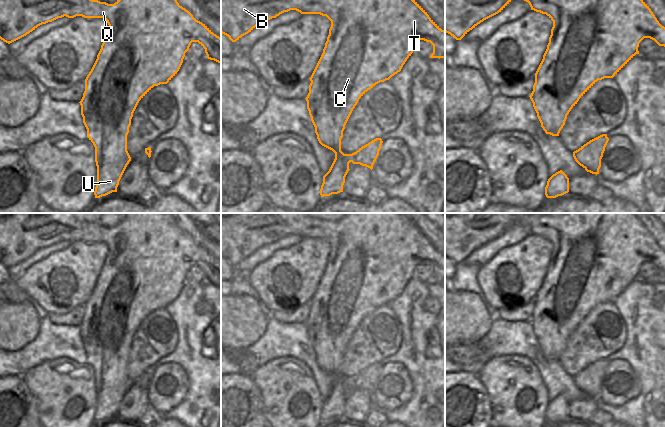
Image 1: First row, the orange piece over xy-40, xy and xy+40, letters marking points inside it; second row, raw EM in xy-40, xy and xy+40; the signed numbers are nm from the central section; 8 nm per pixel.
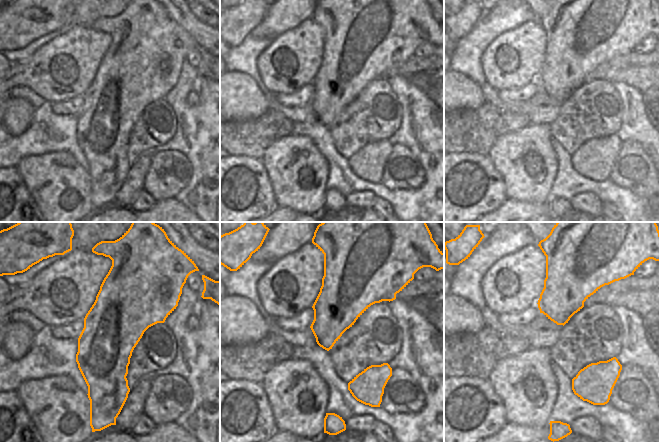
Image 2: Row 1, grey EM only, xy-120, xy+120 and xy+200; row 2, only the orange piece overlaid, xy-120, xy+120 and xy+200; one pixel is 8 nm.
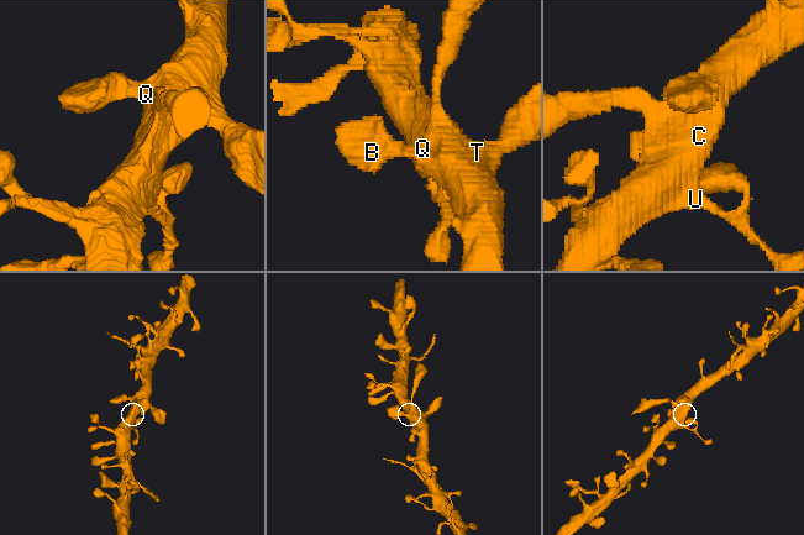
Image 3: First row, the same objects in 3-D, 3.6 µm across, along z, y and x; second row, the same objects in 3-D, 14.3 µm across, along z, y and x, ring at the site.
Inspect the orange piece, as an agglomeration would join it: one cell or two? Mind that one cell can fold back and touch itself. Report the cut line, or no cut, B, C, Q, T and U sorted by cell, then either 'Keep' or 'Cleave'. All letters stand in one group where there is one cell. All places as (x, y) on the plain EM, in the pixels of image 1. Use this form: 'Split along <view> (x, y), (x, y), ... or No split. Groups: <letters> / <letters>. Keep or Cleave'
No split. Groups: B C Q T U. Keep

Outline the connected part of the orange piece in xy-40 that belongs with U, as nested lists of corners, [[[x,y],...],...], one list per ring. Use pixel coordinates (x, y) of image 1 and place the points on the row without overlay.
[[[13,213],[0,218],[0,263],[10,268],[38,250],[64,240],[104,242],[109,249],[97,283],[85,303],[85,315],[79,326],[87,361],[95,371],[97,409],[94,419],[100,422],[117,416],[119,405],[131,385],[127,375],[127,359],[139,325],[154,310],[167,308],[177,298],[192,266],[198,266],[205,273],[208,283],[221,288],[221,262],[180,230],[169,213],[127,213],[114,228],[82,222],[73,213]]]

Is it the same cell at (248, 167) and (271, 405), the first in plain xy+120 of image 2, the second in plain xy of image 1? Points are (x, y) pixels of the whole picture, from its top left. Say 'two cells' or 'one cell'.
two cells

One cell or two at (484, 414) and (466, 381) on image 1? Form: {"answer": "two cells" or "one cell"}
{"answer": "one cell"}

